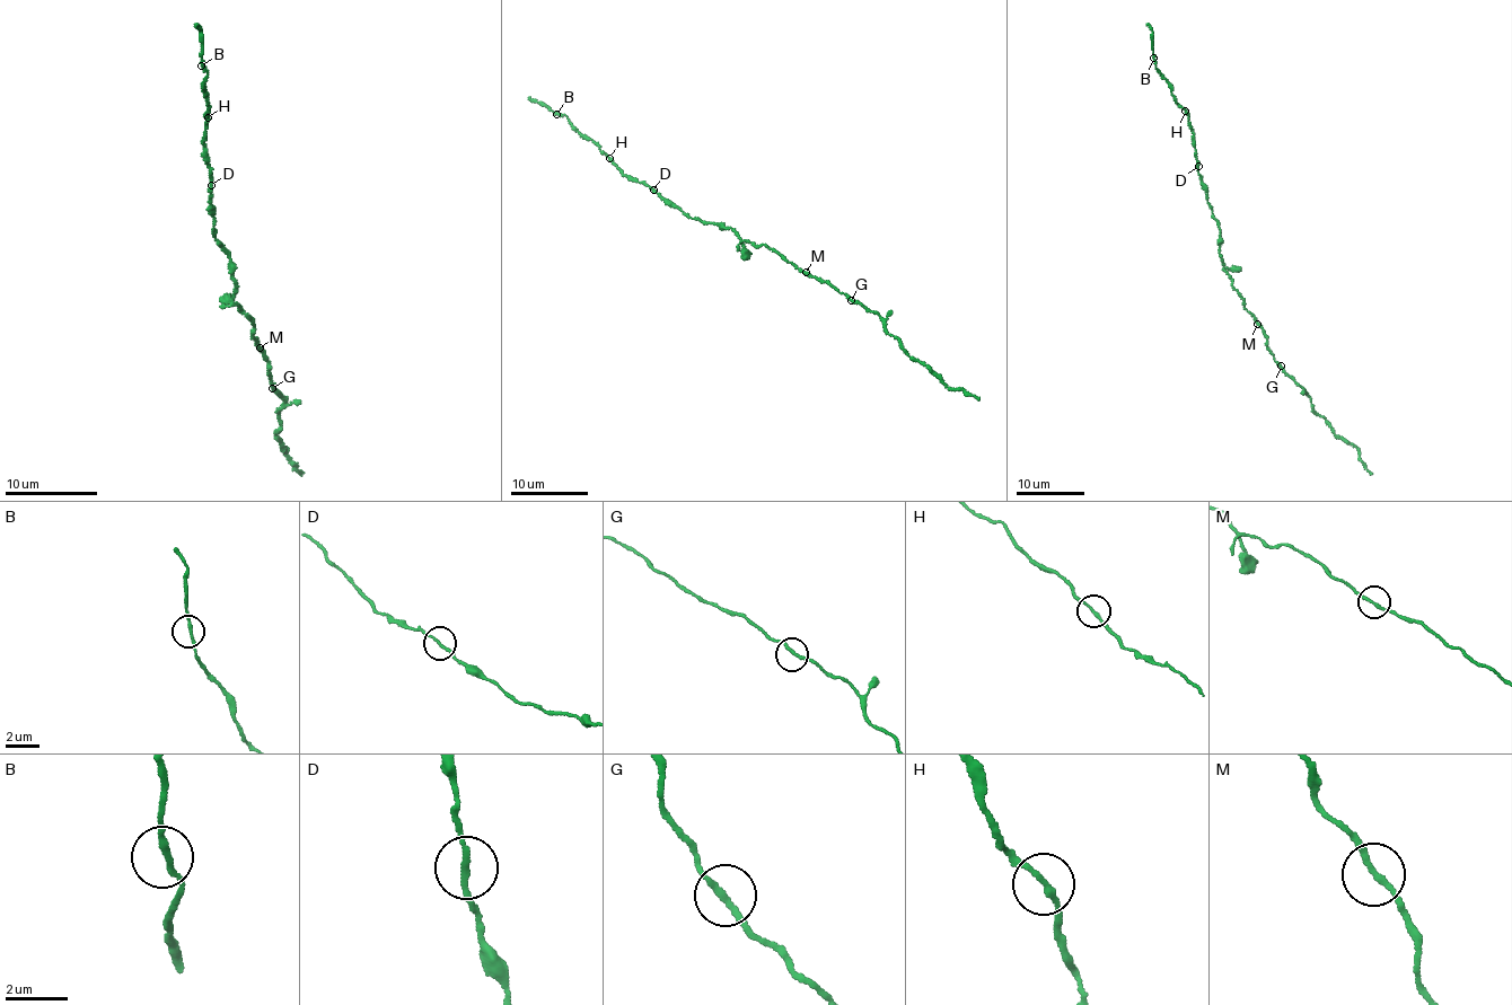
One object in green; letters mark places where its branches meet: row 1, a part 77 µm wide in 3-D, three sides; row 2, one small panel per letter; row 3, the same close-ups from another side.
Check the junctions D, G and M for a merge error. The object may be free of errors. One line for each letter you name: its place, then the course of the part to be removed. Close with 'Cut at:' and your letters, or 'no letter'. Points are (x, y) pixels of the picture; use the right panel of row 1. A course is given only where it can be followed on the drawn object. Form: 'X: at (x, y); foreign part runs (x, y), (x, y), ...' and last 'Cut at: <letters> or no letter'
Cut at: no letter

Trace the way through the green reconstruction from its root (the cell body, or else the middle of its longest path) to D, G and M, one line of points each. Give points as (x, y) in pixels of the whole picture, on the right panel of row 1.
D: (1223, 263), (1219, 253), (1220, 228), (1207, 202), (1207, 187), (1201, 181), (1198, 165)
G: (1223, 263), (1232, 288), (1245, 300), (1245, 309), (1262, 328), (1266, 349), (1281, 366)
M: (1223, 263), (1232, 288), (1245, 300), (1245, 309), (1257, 324)

